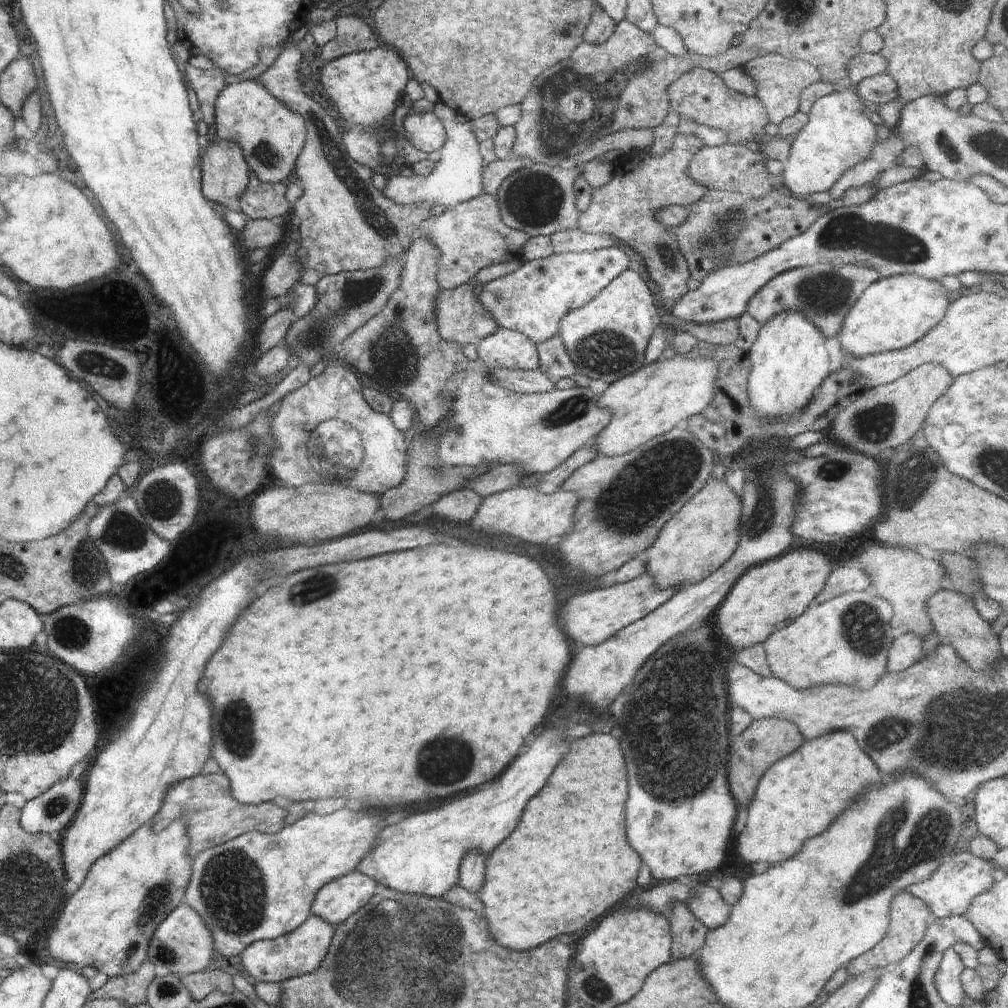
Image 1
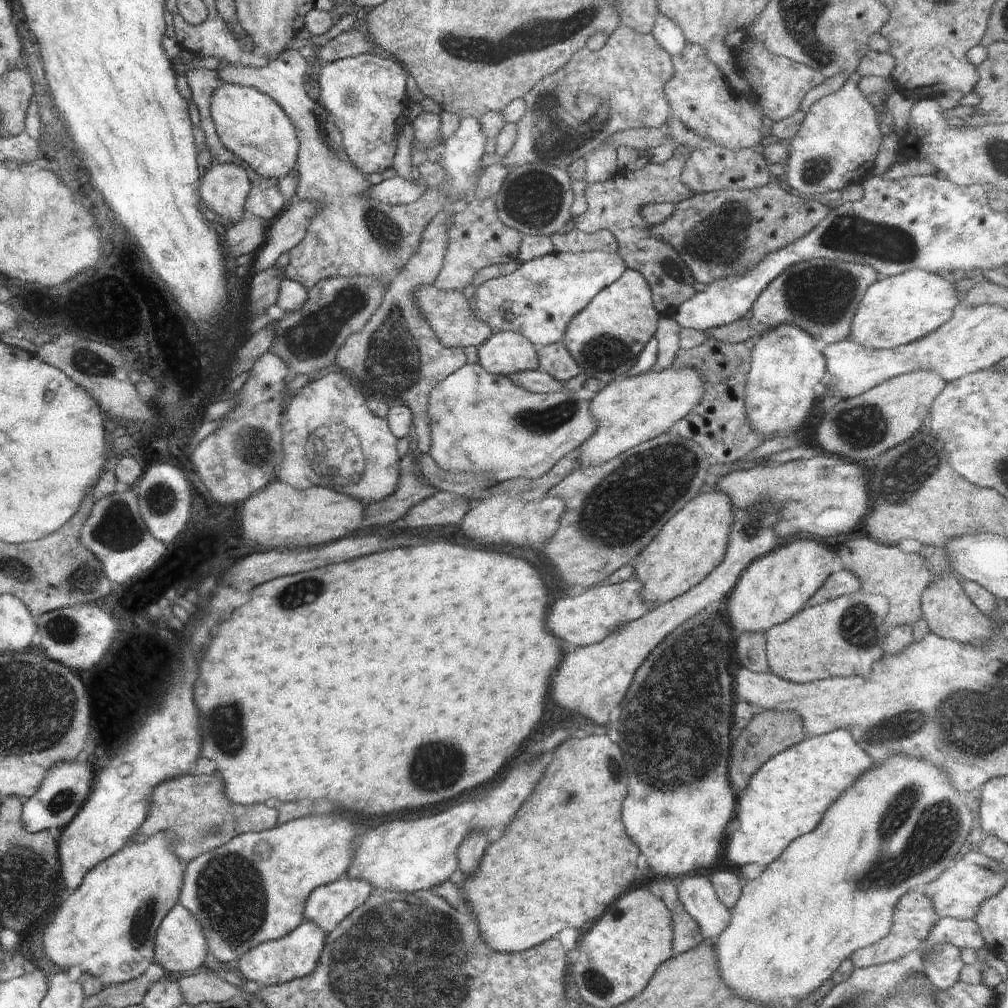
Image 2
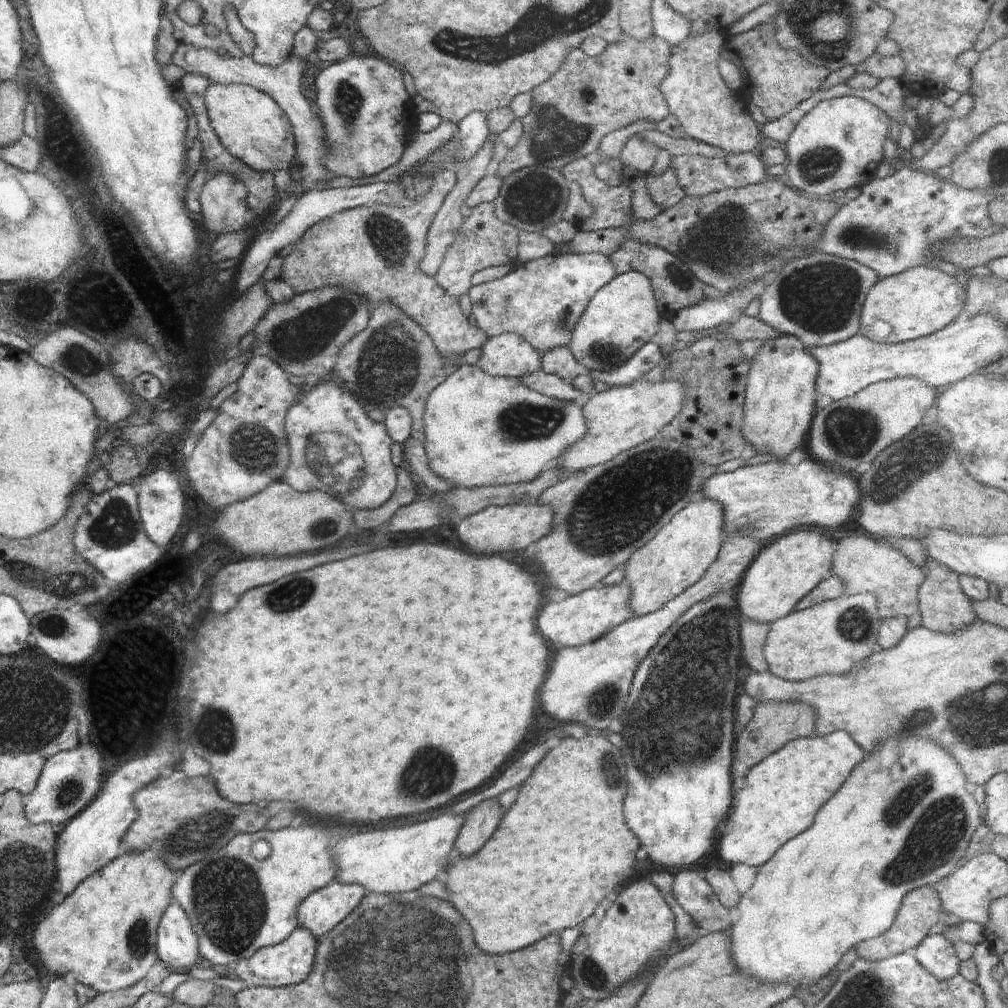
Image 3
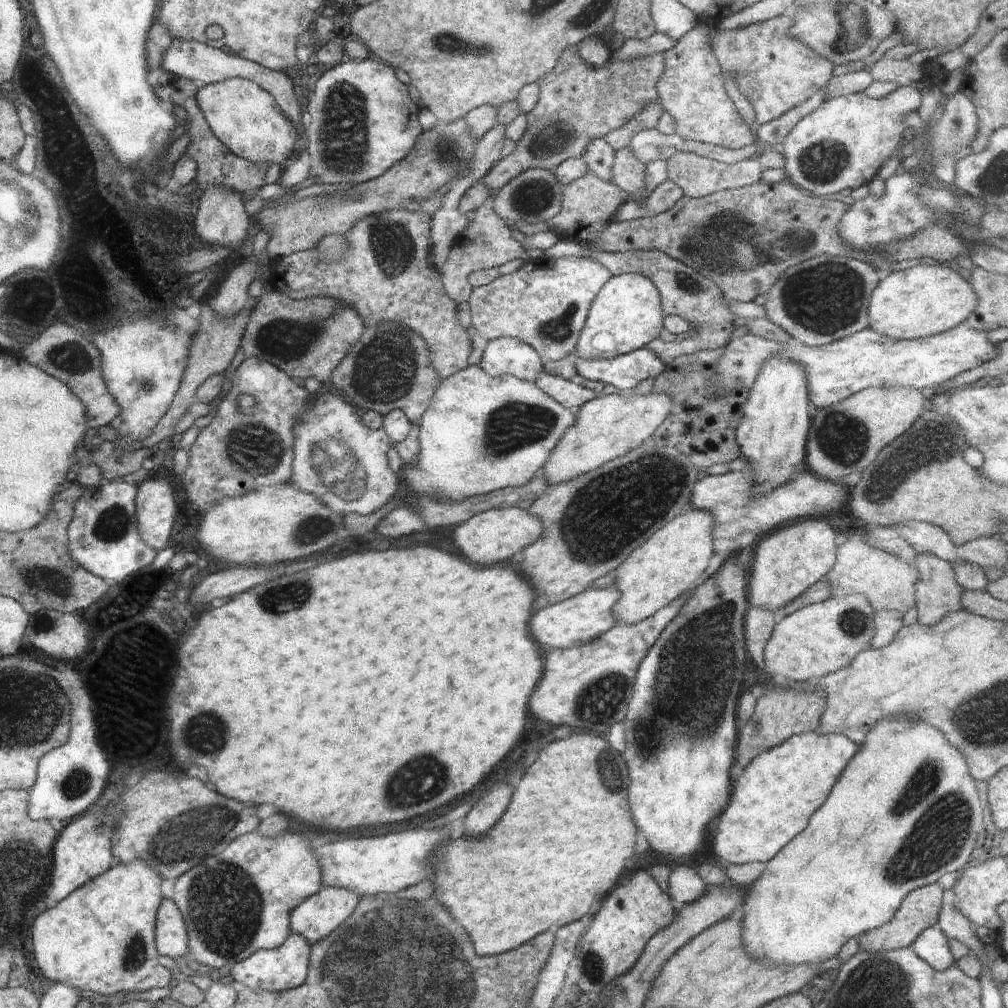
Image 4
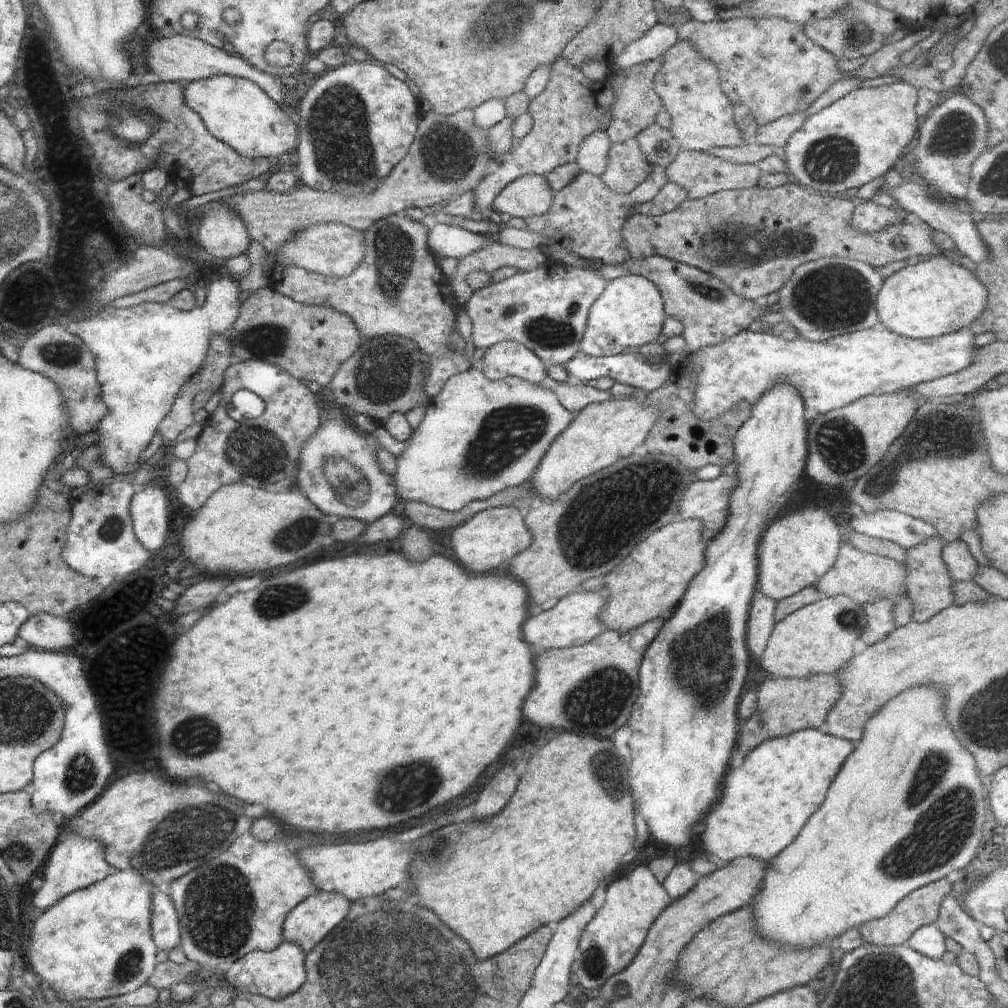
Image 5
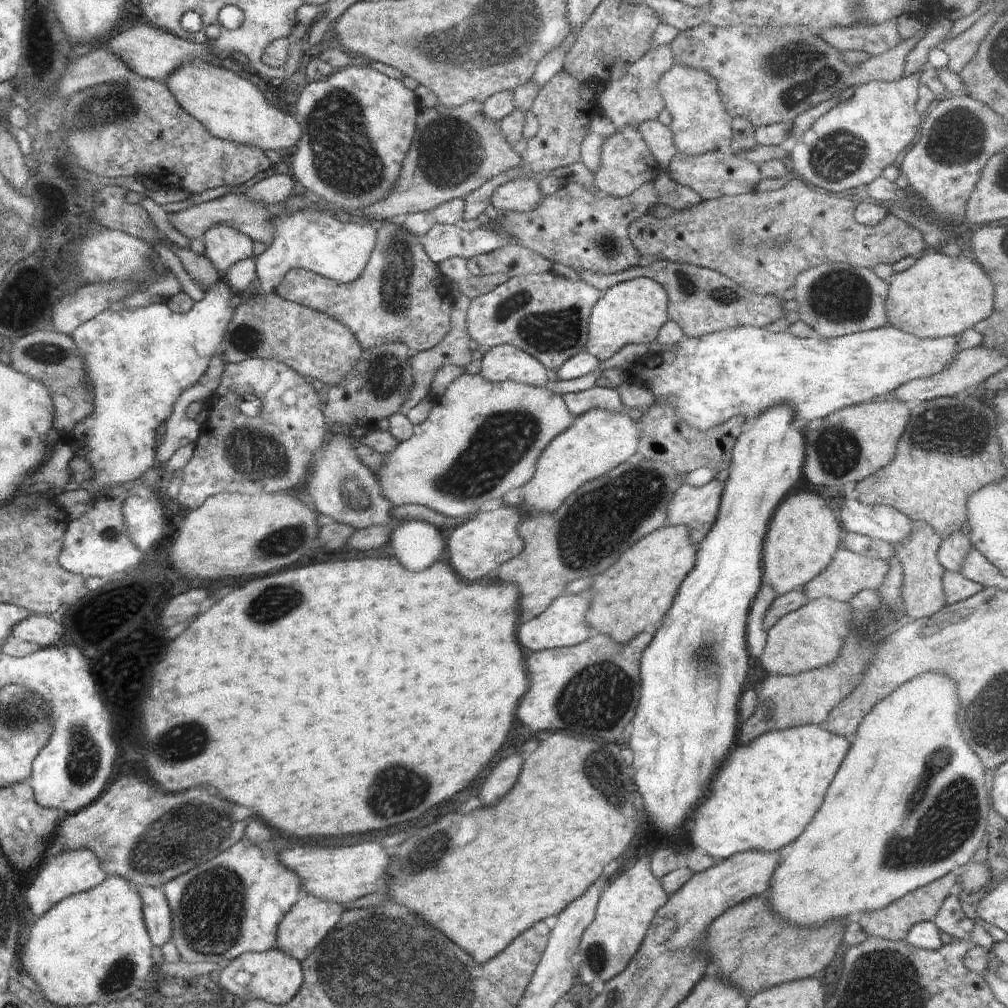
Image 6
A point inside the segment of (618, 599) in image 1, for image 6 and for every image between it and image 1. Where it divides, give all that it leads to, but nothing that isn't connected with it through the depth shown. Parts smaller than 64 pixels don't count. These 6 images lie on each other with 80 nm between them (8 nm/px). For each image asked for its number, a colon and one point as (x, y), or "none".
2: (583, 620)
3: (581, 619)
4: (579, 620)
5: (573, 621)
6: (562, 624)

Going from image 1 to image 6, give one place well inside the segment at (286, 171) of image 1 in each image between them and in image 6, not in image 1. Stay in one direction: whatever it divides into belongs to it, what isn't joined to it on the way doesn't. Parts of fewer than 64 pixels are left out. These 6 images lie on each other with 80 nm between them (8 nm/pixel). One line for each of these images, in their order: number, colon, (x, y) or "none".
2: (251, 124)
3: (249, 122)
4: (245, 118)
5: (236, 111)
6: (232, 108)

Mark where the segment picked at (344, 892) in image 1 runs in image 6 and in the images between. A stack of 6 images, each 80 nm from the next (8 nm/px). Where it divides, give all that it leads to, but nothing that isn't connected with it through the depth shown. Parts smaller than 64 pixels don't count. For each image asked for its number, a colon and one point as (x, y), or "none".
2: (328, 905)
3: (323, 910)
4: (315, 918)
5: (308, 924)
6: (306, 925)

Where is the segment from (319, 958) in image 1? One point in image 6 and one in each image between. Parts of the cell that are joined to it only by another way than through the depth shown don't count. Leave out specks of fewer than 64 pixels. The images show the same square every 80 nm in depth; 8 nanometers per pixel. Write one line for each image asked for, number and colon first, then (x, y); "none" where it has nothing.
2: (293, 957)
3: (291, 962)
4: (287, 967)
5: (276, 974)
6: (275, 977)

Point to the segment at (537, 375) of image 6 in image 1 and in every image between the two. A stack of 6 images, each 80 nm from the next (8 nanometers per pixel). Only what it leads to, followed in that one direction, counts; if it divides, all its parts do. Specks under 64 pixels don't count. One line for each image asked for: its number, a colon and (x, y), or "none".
1: (506, 349)
2: (504, 353)
3: (506, 355)
4: (507, 355)
5: (506, 358)

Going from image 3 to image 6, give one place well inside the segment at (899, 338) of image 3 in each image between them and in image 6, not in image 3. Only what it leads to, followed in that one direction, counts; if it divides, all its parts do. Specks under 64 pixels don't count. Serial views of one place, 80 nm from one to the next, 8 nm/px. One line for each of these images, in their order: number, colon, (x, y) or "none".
4: (921, 301)
5: (925, 300)
6: (939, 296)

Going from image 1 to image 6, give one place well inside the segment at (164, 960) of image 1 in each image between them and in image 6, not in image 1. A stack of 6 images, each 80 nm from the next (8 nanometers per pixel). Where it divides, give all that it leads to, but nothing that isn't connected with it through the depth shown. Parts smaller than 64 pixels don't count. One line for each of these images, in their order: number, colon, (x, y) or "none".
2: (181, 945)
3: (178, 943)
4: (172, 938)
5: (166, 929)
6: (158, 917)

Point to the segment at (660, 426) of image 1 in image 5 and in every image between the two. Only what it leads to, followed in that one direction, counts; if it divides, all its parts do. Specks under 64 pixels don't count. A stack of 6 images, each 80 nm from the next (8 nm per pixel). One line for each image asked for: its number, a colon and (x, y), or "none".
2: (628, 410)
3: (623, 417)
4: (607, 427)
5: (600, 434)

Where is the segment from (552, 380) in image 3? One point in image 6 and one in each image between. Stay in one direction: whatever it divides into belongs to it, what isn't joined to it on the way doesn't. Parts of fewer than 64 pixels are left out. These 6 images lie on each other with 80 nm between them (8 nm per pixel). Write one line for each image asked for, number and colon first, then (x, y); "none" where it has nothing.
4: (570, 394)
5: (574, 398)
6: (605, 398)

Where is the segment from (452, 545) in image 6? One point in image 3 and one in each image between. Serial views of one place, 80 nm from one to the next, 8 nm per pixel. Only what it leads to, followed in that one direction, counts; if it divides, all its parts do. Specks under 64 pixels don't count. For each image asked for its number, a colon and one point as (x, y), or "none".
3: (497, 529)
4: (500, 534)
5: (494, 536)

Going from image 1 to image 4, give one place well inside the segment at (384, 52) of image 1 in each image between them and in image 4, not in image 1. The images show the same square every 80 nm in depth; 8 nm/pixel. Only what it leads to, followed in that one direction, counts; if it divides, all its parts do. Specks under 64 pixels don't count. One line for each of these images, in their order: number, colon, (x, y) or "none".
2: (364, 95)
3: (369, 117)
4: (361, 120)

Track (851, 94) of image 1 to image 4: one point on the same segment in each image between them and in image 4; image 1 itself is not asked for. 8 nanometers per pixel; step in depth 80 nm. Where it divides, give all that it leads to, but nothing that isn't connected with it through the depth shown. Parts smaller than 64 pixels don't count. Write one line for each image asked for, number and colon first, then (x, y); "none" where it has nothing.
2: (839, 138)
3: (838, 144)
4: (842, 144)

